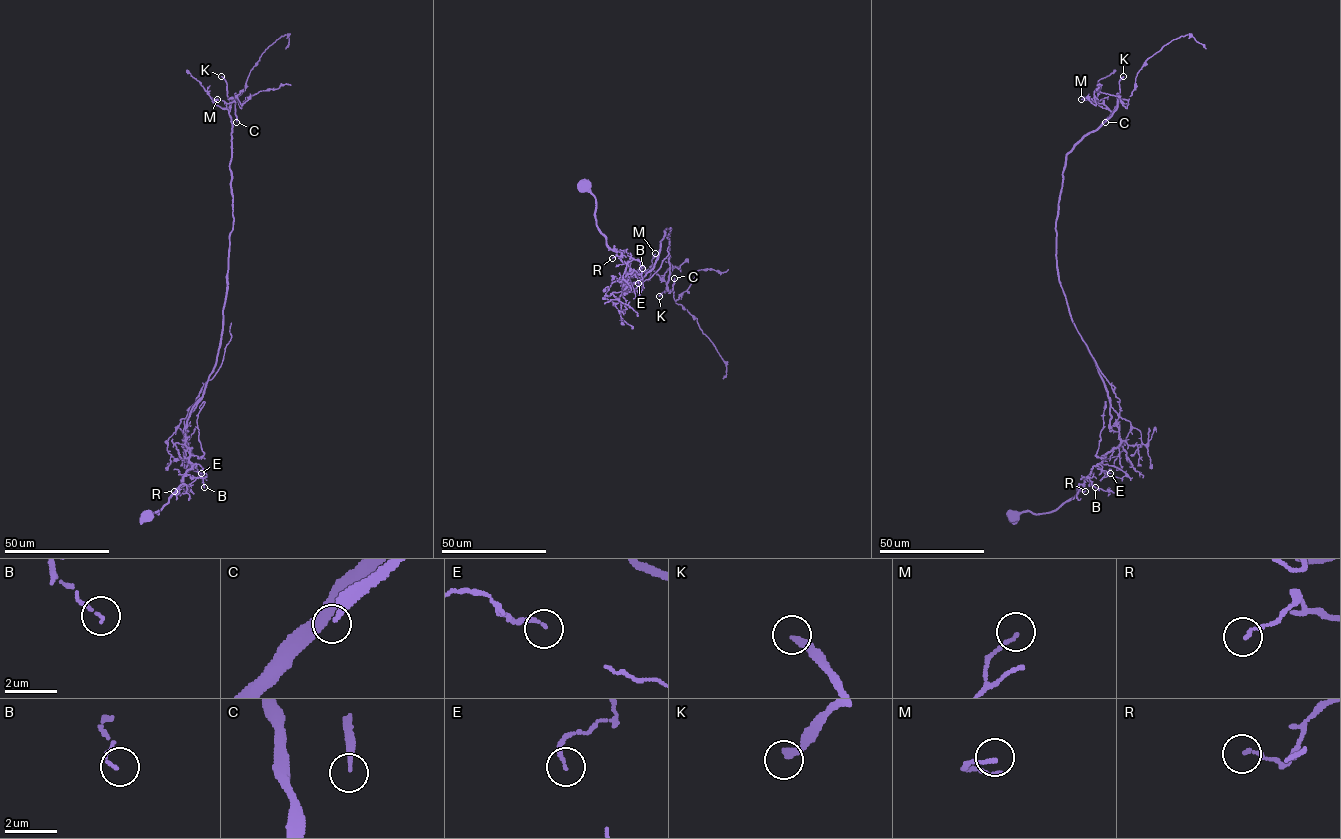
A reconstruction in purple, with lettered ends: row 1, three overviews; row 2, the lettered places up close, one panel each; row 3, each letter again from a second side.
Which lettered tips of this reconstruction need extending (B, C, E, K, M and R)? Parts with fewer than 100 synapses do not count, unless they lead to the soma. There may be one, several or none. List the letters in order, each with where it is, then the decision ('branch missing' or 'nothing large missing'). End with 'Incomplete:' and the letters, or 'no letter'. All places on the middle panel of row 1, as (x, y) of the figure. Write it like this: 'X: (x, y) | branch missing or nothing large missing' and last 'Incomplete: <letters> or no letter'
B: (642, 268) | nothing large missing
C: (674, 278) | branch missing
E: (638, 283) | nothing large missing
K: (659, 296) | branch missing
M: (655, 253) | nothing large missing
R: (612, 258) | nothing large missing
Incomplete: C, K

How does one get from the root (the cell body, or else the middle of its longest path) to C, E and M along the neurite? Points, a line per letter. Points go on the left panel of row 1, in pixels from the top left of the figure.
C: (145, 515), (158, 514), (184, 484), (192, 466), (186, 418), (220, 347), (233, 220), (233, 101), (236, 122)
E: (145, 515), (147, 512), (158, 513), (184, 484), (183, 476), (194, 464), (204, 471), (201, 473)
M: (145, 515), (158, 514), (184, 484), (192, 466), (186, 418), (220, 347), (233, 217), (231, 117), (217, 99)

